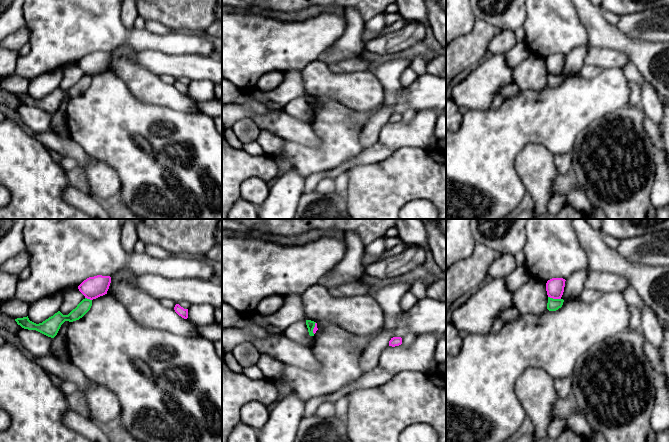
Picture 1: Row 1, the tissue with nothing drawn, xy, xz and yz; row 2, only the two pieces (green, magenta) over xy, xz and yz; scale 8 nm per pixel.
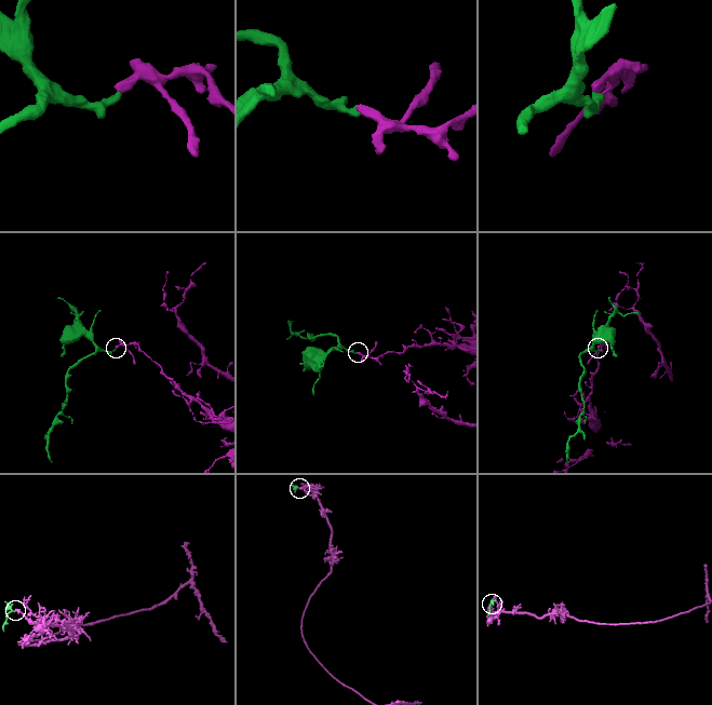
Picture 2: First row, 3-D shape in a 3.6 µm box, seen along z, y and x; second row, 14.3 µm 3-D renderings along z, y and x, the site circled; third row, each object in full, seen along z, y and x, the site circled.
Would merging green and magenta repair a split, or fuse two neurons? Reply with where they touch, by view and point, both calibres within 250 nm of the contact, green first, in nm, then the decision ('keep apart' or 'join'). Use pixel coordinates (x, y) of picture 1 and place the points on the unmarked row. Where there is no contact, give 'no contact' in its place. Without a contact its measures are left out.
meets green in yz at (554, 75); 100 nm thick on the green side, 140 nm on the other; keep apart

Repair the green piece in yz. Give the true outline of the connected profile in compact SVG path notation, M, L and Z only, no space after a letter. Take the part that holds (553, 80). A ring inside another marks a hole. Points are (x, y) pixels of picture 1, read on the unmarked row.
M548 73L547 85L549 87L556 87L562 83L564 76L563 75L553 75Z

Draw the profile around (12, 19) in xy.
M0 0L0 40L17 32L26 25L23 13L24 0Z

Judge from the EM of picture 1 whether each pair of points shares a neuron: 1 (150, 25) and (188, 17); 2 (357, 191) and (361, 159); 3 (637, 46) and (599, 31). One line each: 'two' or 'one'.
1: two
2: two
3: one

